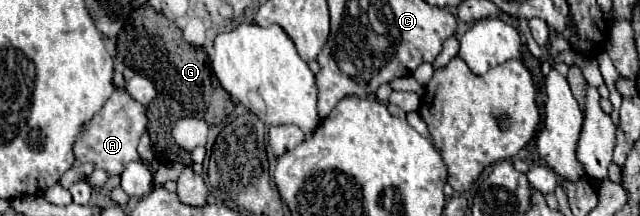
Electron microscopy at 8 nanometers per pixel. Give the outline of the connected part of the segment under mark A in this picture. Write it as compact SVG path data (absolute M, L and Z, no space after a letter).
M115 90L113 96L93 116L93 120L87 124L85 132L75 142L75 158L83 164L93 162L95 168L107 170L109 176L121 174L129 162L139 160L137 144L139 144L141 134L145 132L145 126L147 126L145 108L139 102L135 102L125 90Z

